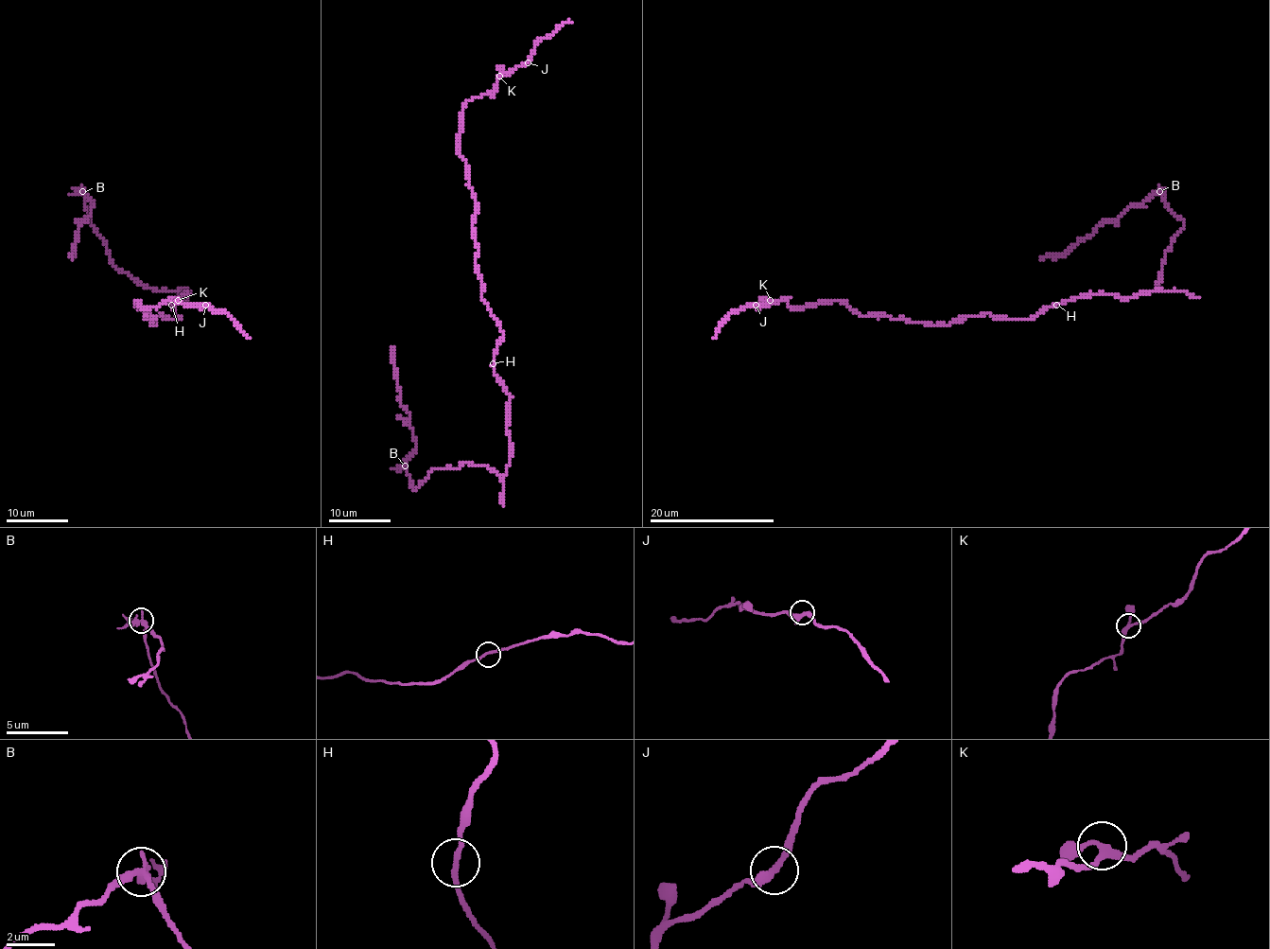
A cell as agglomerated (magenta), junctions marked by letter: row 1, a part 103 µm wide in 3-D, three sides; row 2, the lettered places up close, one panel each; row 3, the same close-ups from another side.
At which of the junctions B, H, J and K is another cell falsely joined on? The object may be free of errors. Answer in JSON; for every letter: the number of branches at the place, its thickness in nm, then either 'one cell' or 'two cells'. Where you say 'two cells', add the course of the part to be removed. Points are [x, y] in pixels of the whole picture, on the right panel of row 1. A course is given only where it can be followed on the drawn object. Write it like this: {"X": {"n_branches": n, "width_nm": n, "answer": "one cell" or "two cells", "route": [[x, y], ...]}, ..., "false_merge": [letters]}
{"B": {"n_branches": 3, "width_nm": 280, "answer": "two cells", "route": [[1159, 192], [1132, 206], [1118, 219], [1108, 220], [1066, 252], [1041, 259]]}, "H": {"n_branches": 2, "width_nm": 220, "answer": "one cell"}, "J": {"n_branches": 2, "width_nm": 360, "answer": "one cell"}, "K": {"n_branches": 3, "width_nm": 280, "answer": "one cell"}, "false_merge": ["B"]}

